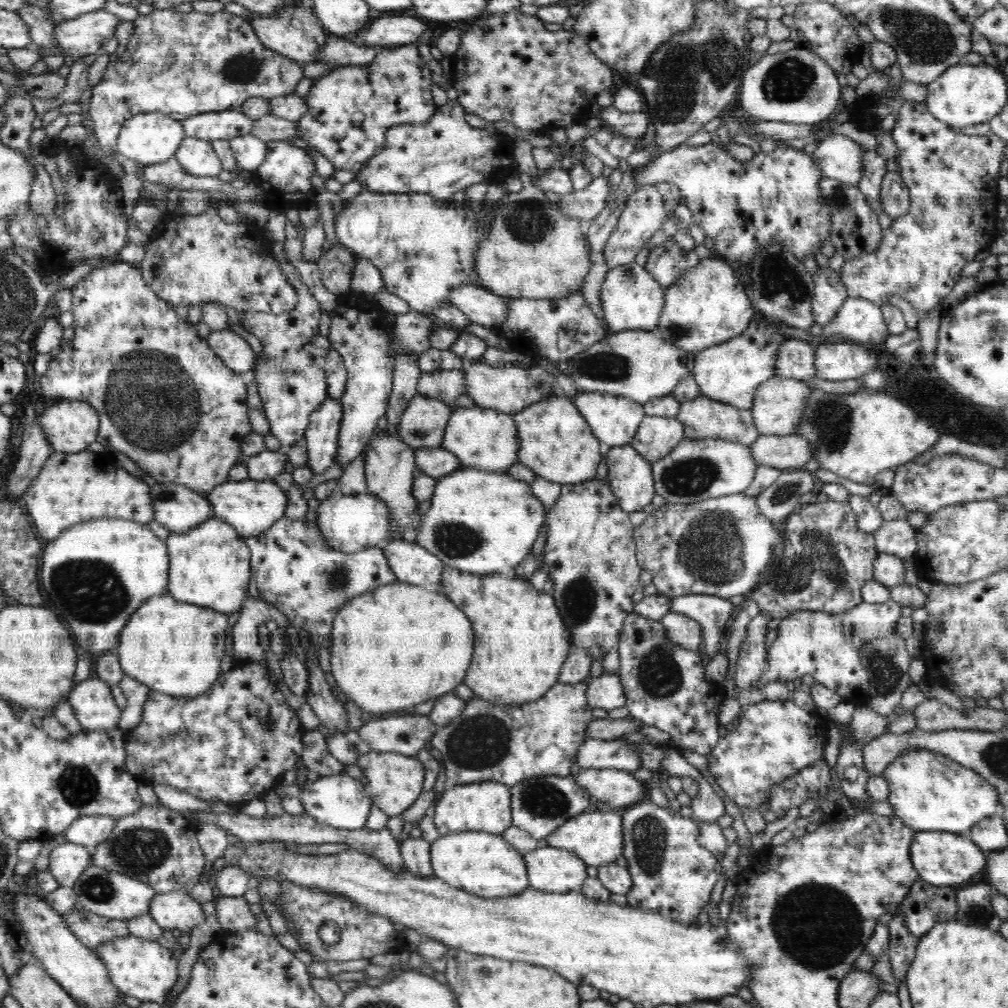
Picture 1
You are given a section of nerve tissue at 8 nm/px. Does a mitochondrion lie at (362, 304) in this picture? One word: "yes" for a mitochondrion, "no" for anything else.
no

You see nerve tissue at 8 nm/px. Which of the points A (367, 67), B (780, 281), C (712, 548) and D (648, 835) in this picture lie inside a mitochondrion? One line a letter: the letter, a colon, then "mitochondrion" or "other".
A: other
B: mitochondrion
C: mitochondrion
D: mitochondrion

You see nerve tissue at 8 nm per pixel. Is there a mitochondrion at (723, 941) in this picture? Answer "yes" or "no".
no

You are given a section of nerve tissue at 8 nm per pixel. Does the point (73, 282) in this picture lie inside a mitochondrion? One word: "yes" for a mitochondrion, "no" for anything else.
no

